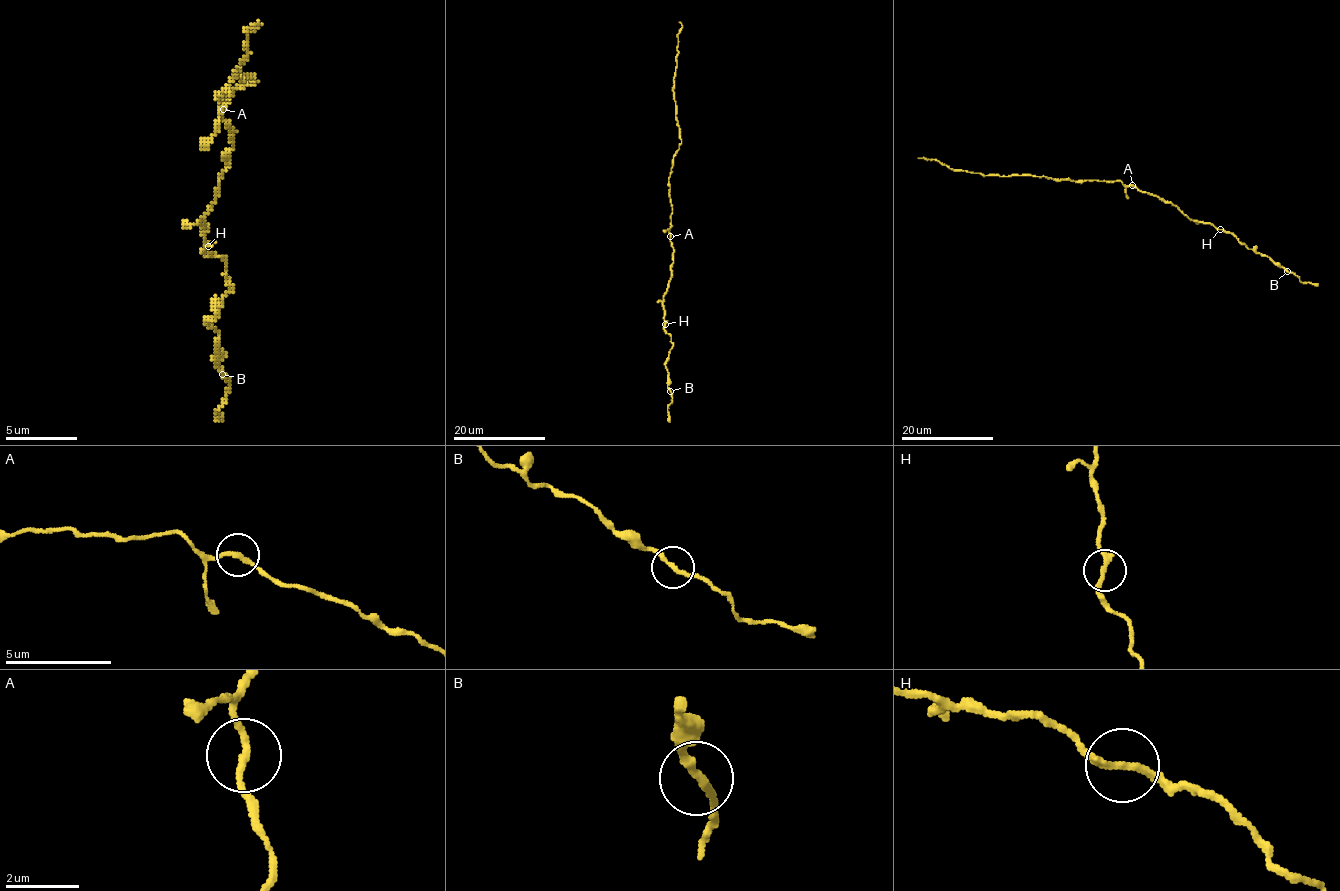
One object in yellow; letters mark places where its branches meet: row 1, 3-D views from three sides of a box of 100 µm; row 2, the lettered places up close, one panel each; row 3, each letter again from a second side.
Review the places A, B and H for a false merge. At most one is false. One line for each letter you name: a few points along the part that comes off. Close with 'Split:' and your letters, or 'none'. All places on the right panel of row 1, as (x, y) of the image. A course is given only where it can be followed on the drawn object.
Split: none

